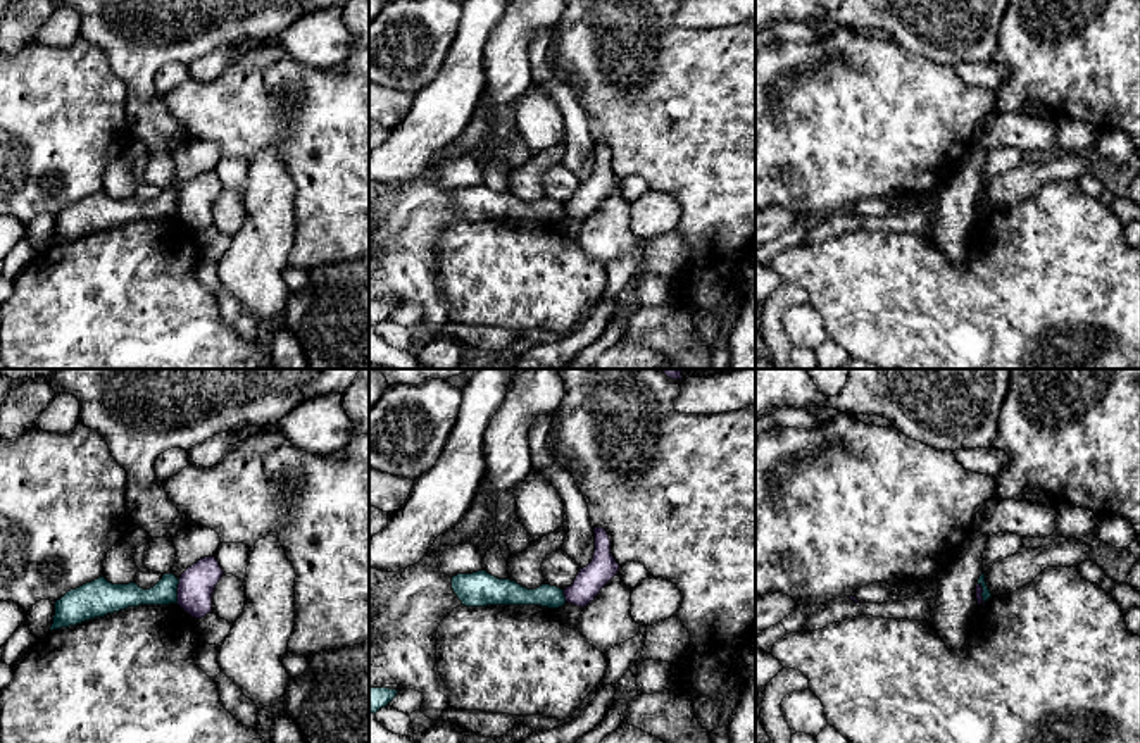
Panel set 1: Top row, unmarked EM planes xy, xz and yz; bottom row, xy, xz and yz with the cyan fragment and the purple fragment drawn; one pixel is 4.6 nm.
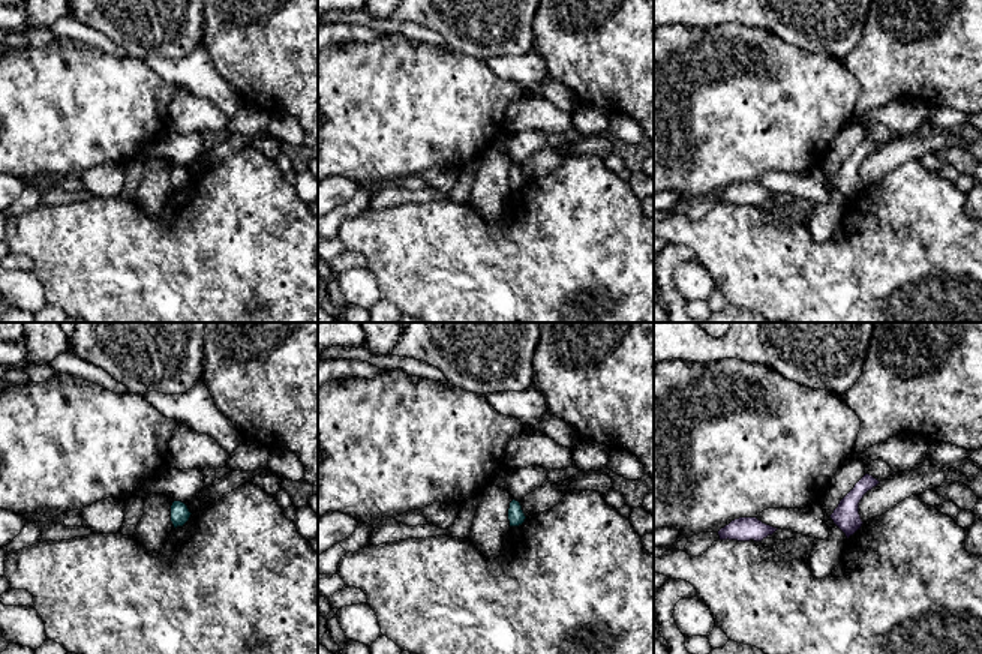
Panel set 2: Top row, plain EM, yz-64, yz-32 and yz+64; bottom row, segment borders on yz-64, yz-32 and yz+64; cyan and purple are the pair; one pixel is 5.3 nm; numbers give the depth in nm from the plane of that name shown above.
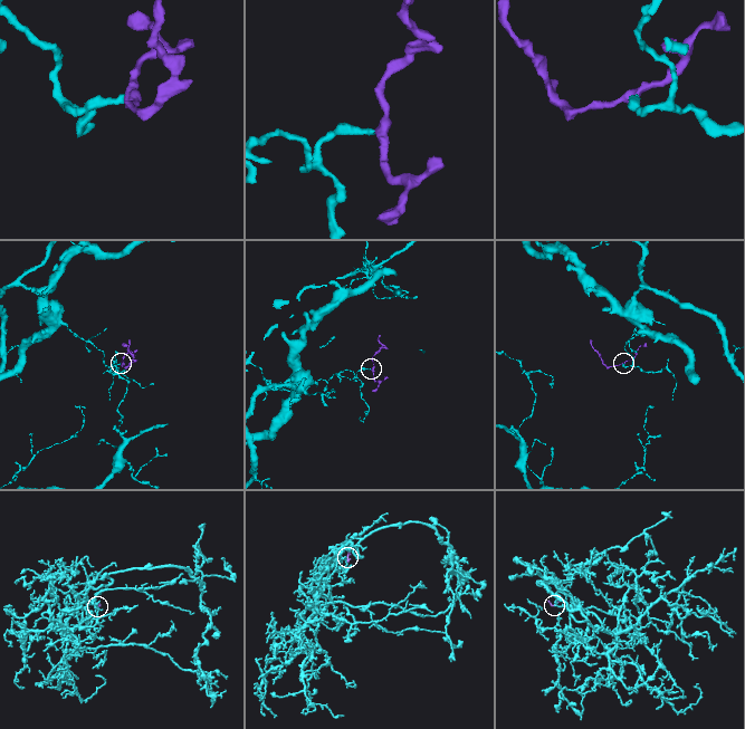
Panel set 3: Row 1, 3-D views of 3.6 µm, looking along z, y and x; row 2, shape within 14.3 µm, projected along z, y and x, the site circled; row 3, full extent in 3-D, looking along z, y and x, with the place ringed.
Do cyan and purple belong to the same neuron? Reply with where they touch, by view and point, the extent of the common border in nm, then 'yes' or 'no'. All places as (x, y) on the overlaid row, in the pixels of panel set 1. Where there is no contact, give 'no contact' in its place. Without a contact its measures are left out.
contact xy (176, 592); length 110 nm; no

